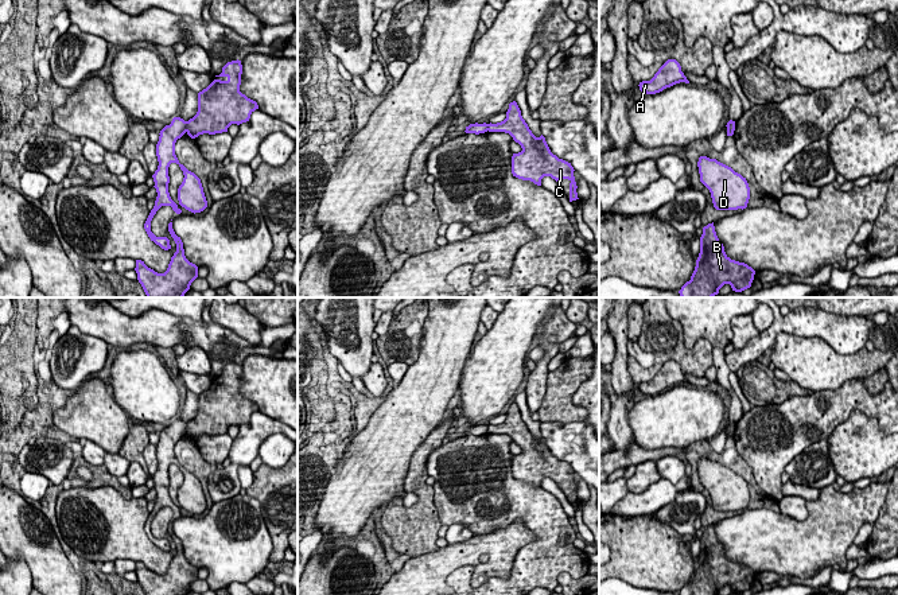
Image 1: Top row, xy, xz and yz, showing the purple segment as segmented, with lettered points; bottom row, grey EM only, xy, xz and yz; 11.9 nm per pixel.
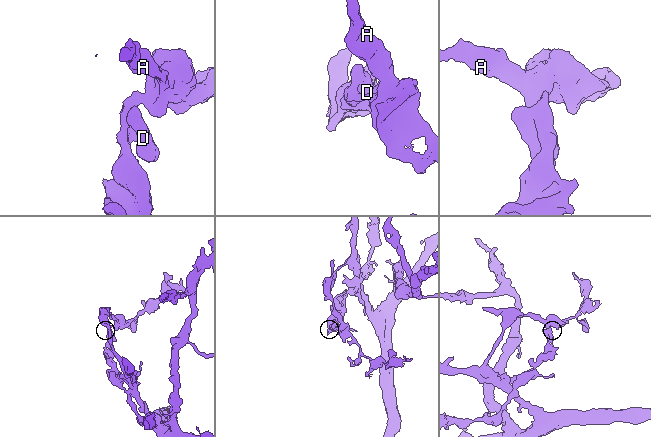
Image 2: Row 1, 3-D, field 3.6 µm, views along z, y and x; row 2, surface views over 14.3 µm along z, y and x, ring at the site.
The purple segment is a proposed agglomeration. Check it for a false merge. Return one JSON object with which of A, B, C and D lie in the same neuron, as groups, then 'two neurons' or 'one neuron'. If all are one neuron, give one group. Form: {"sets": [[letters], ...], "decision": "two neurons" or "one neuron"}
{"sets": [["A", "C"], ["B", "D"]], "decision": "two neurons"}

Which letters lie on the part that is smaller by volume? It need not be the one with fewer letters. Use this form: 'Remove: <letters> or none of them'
Remove: B, D

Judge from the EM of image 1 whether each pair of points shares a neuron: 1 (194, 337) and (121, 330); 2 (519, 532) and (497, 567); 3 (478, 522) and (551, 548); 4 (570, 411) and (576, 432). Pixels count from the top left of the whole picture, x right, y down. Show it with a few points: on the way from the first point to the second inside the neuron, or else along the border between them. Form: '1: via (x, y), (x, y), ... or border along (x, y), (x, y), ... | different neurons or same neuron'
1: via (177, 330), (139, 330) | same neuron
2: via (510, 540), (497, 553), (497, 559) | same neuron
3: via (498, 516), (505, 513), (527, 513), (541, 528) | same neuron
4: border along (558, 422), (575, 423) | different neurons

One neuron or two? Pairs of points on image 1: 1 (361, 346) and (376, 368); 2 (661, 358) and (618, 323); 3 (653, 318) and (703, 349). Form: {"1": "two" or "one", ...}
{"1": "two", "2": "two", "3": "one"}

